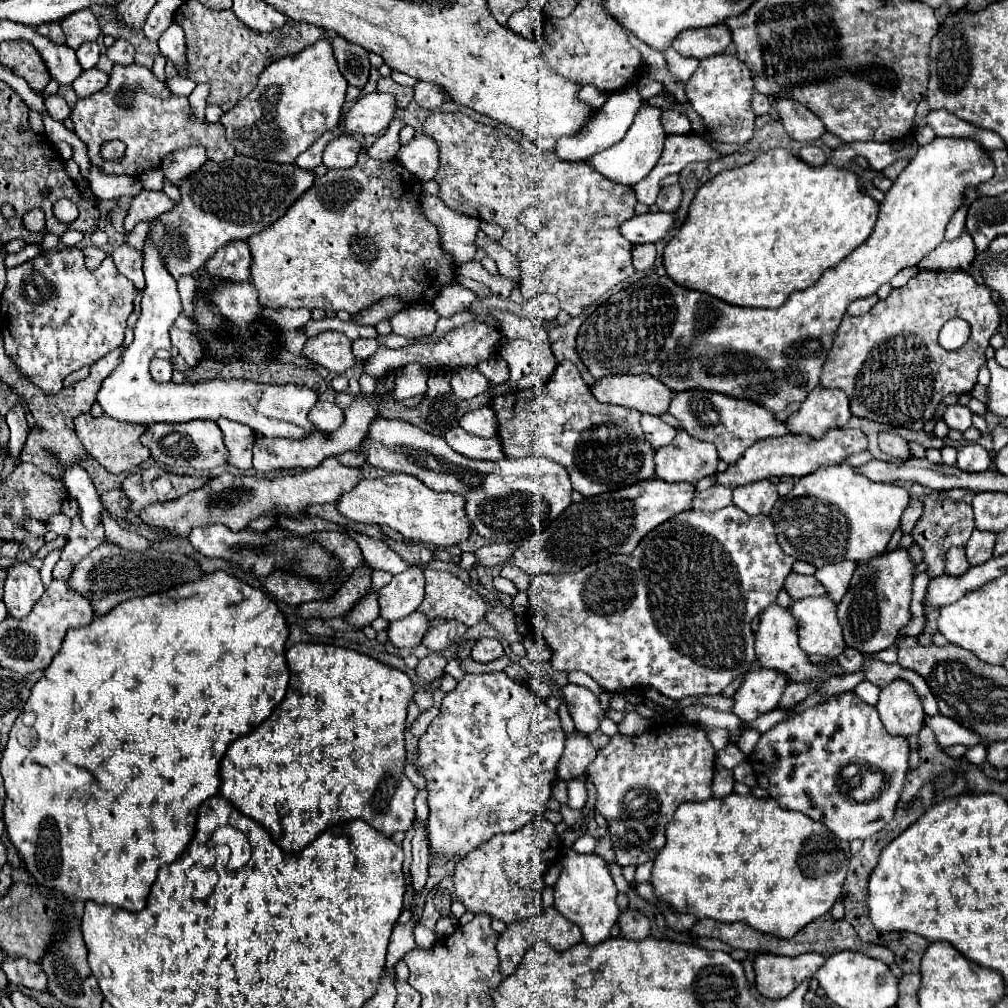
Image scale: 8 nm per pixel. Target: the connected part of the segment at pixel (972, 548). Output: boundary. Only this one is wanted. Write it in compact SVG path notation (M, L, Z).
M974 530L974 532L972 532L972 538L970 538L968 544L966 544L968 562L970 562L972 566L978 566L978 564L984 564L986 560L990 560L990 558L992 558L994 544L996 544L996 534Z

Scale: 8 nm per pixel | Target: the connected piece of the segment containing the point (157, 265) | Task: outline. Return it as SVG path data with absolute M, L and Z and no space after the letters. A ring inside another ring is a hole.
M146 242L144 248L144 276L146 276L146 288L140 300L142 314L134 328L134 342L124 352L120 364L116 370L102 382L98 390L98 404L102 410L122 422L188 422L188 420L218 420L228 418L234 422L240 422L256 436L282 436L290 440L302 440L312 436L314 432L320 432L328 436L328 432L318 430L310 420L308 414L316 406L318 396L314 390L302 386L302 384L262 384L248 378L212 378L212 380L200 380L200 382L180 384L172 381L158 384L152 380L148 372L148 364L152 354L158 348L170 348L170 336L168 330L174 324L174 320L182 312L180 296L176 290L176 280L166 272L160 252Z

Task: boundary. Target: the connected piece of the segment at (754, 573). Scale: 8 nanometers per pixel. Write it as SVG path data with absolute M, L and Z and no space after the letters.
M736 506L710 514L688 510L648 532L628 558L610 556L576 574L560 572L532 578L528 588L530 610L536 612L532 626L546 640L554 670L582 670L608 692L654 688L674 700L720 694L752 668L756 654L750 624L754 616L776 602L792 564L794 558L778 546L768 516L748 516Z

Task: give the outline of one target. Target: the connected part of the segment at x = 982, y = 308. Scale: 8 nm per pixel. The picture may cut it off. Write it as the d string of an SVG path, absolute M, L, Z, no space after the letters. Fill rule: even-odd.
M918 272L906 286L894 288L886 300L878 300L876 306L864 316L844 316L838 328L838 338L824 364L820 386L840 388L850 398L850 410L858 418L866 418L880 424L890 424L896 428L922 430L922 426L934 418L934 412L944 396L948 394L966 394L976 386L978 370L986 364L984 352L990 338L1000 328L1000 310L992 304L986 292L980 292L980 286L968 272ZM950 318L962 318L970 322L972 334L968 342L954 352L944 350L938 344L938 332L942 324Z

